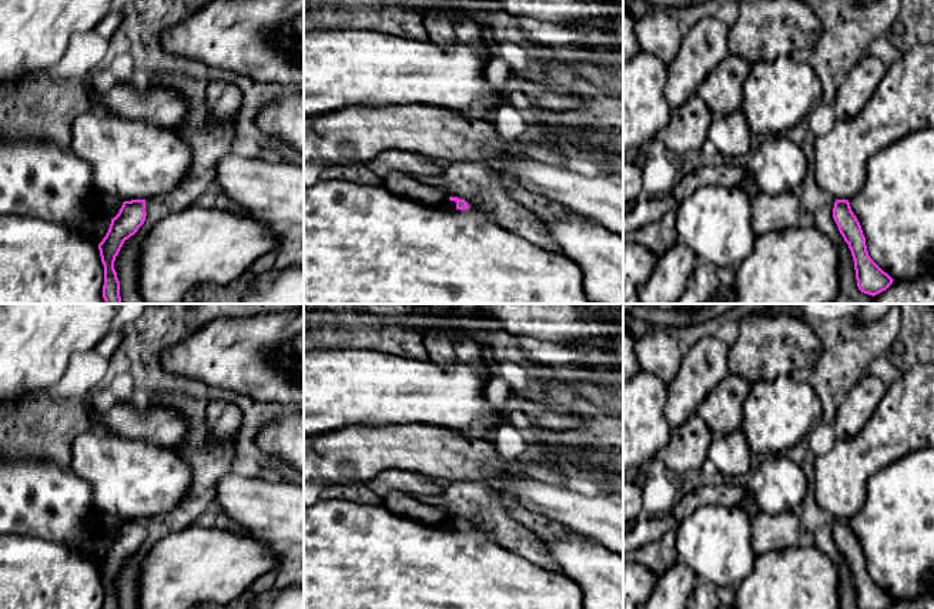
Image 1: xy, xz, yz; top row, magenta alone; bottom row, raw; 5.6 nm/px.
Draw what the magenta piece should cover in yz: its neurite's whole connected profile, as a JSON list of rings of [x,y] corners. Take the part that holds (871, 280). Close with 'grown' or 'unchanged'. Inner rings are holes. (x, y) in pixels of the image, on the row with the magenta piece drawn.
[[[836,200],[833,218],[851,251],[858,290],[873,297],[886,291],[894,280],[870,258],[866,237],[848,200]]]; unchanged

